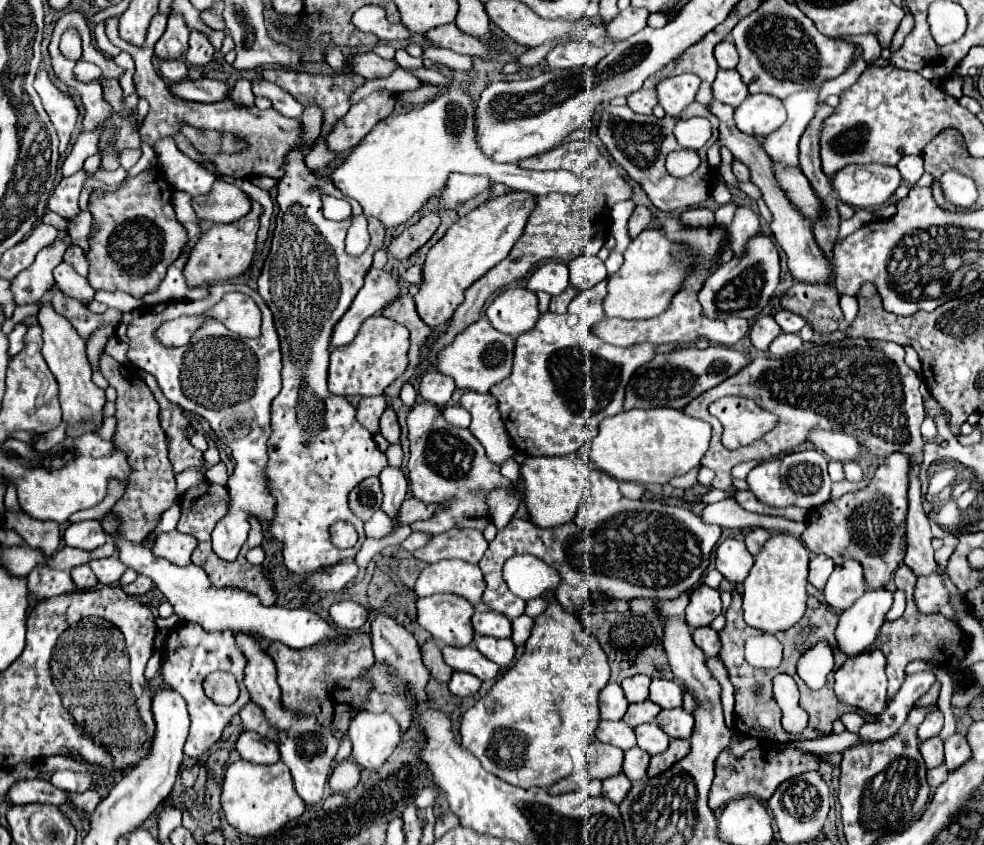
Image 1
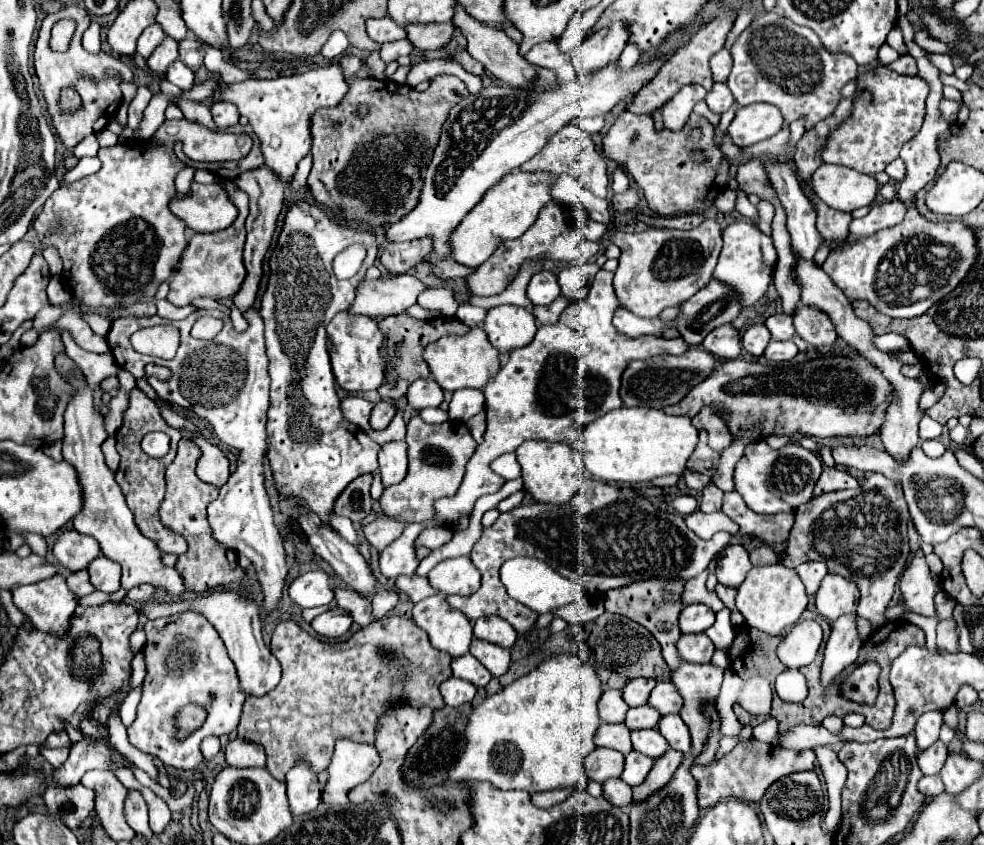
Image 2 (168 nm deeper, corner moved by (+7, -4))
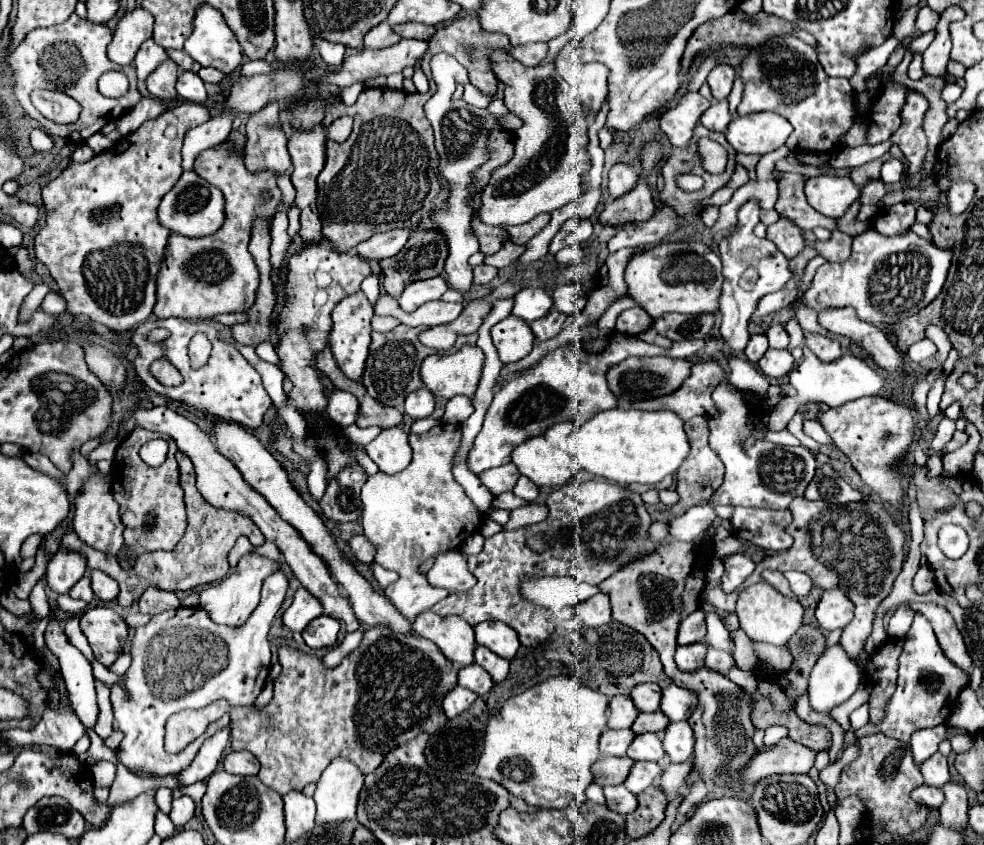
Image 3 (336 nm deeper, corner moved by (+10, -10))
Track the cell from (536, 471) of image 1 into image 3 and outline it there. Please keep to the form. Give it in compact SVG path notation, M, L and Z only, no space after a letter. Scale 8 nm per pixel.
M570 420L560 422L552 428L548 428L548 432L542 432L540 436L534 436L530 440L526 440L524 444L516 446L512 452L512 462L516 464L516 468L520 470L520 474L528 476L534 484L538 486L562 486L570 480L572 472L570 472L570 454L566 452L566 438L572 432L574 424Z

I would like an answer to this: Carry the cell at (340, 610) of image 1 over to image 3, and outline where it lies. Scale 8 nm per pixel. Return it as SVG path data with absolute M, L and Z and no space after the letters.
M322 614L316 620L312 620L312 624L308 624L306 632L302 632L302 638L306 638L306 644L310 648L332 648L336 644L336 636L338 636L340 624L338 620Z

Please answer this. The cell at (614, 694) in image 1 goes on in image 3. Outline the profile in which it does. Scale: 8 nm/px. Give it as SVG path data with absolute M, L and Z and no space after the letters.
M614 696L610 700L608 728L632 728L636 716L638 716L638 710L632 704L630 696Z

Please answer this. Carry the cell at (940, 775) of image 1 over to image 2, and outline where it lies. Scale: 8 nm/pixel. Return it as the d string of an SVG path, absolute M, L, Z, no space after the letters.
M923 776L919 780L919 790L925 794L925 796L937 796L941 794L945 788L943 788L943 782L939 776Z

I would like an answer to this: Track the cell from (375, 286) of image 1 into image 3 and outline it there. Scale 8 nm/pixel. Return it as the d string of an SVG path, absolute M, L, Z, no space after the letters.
M444 276L418 280L418 282L412 282L406 286L406 290L398 298L398 302L400 302L402 310L414 312L416 308L420 308L422 304L426 304L430 300L440 300L446 290L448 290L448 282L444 280Z

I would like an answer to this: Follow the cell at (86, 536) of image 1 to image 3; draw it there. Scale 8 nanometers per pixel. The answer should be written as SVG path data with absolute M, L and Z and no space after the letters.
M56 552L46 570L46 582L56 594L68 594L70 588L84 576L86 558L78 552Z

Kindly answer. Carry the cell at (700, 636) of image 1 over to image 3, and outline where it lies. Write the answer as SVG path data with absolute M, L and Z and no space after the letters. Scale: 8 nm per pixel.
M702 642L678 646L676 648L676 666L684 672L696 672L704 666L704 656L706 656L706 646Z

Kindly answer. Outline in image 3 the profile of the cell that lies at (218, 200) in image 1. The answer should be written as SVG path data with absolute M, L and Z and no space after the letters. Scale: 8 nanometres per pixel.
M184 170L180 180L174 184L174 188L162 198L162 204L158 206L158 220L164 228L168 228L174 234L182 234L188 238L200 238L214 234L224 224L224 196L222 192L208 184L204 178L200 178L192 170Z

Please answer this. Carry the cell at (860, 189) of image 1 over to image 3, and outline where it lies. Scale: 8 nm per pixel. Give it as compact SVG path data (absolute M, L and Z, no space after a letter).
M824 174L824 176L808 178L804 186L804 194L808 204L816 212L824 216L840 218L844 216L848 206L860 196L860 188L850 178Z

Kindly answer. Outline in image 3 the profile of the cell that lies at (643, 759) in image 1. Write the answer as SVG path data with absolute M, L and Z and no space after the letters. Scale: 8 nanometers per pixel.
M636 762L632 774L626 778L624 786L630 788L632 794L642 794L646 788L654 786L658 776L662 776L662 766L656 762Z

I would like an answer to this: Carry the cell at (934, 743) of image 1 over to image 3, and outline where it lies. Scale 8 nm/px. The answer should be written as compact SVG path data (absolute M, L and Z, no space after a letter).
M936 752L932 758L928 758L924 764L920 764L920 772L924 776L924 782L928 786L938 786L942 788L948 780L950 780L950 772L948 772L948 762L946 758Z

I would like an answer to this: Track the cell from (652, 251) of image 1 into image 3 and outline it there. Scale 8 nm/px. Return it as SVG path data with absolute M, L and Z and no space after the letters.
M662 242L652 250L636 254L626 268L628 296L634 298L638 304L642 304L642 308L652 318L658 318L666 312L716 314L722 282L724 282L722 262L718 254L714 254L702 242Z

